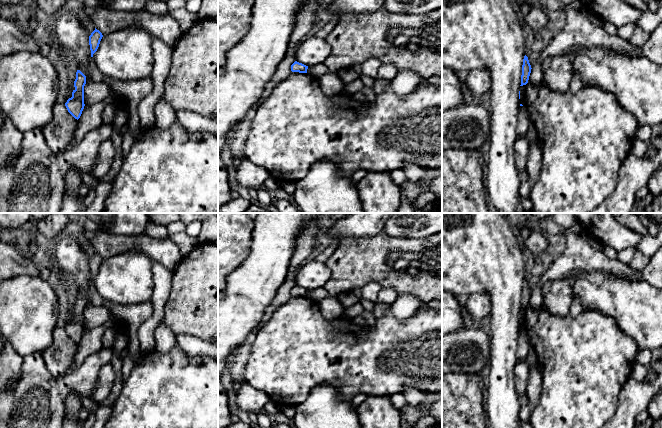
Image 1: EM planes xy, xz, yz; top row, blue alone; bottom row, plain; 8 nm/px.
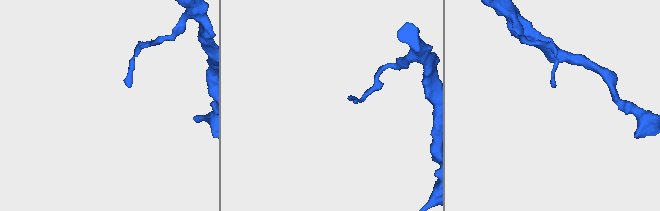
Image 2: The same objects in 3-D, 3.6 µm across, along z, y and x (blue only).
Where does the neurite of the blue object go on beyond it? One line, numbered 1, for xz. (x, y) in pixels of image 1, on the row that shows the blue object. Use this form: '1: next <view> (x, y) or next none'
1: next none

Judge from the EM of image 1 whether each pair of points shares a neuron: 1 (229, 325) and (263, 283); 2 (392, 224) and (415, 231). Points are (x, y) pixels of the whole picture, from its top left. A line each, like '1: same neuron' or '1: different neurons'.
1: same neuron
2: same neuron

